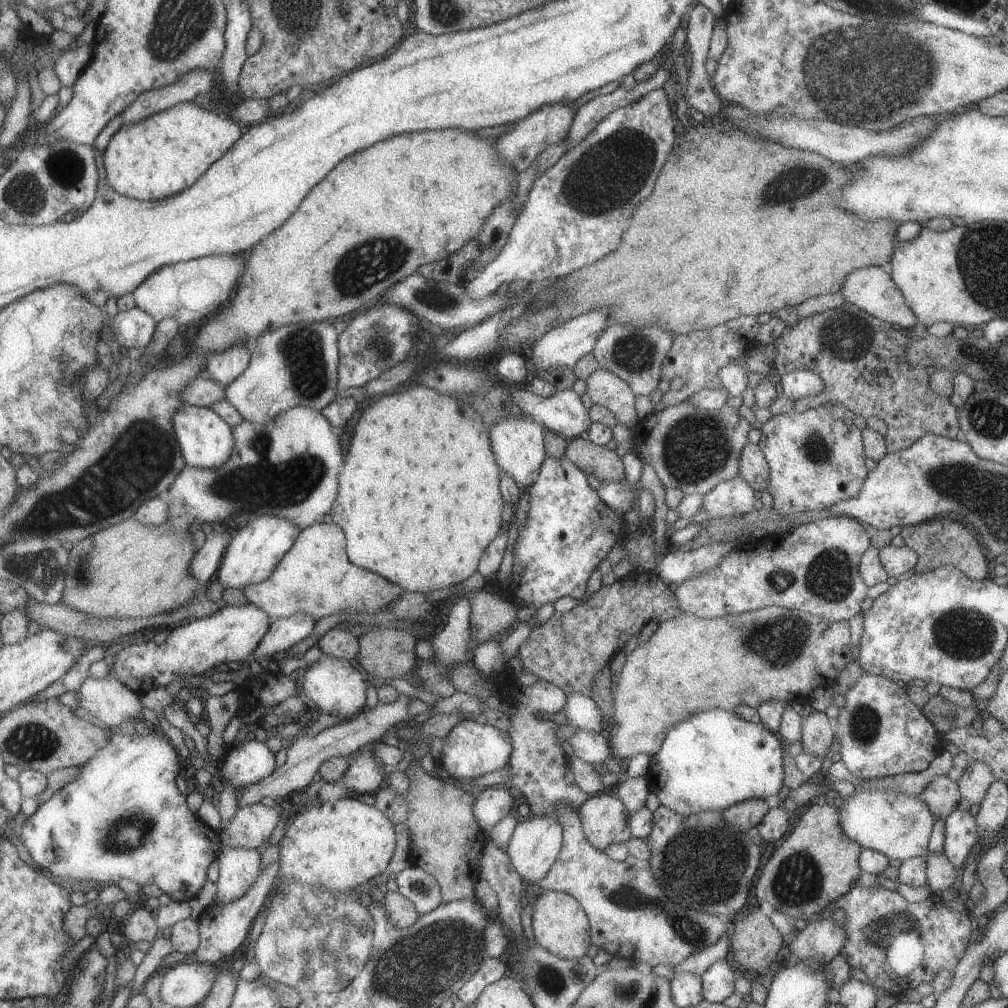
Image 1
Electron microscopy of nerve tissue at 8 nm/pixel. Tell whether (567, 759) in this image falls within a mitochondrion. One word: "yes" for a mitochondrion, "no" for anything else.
no

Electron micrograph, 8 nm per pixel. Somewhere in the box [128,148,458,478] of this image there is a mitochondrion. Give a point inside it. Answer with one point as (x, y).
(360, 268)

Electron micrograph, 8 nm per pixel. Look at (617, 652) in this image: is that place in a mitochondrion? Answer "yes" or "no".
no

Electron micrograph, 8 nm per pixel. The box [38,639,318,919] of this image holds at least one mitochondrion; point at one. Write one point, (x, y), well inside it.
(123, 835)

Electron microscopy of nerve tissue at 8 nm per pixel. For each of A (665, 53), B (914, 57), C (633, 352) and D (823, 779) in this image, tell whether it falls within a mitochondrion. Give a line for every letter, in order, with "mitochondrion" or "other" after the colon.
A: other
B: mitochondrion
C: mitochondrion
D: other

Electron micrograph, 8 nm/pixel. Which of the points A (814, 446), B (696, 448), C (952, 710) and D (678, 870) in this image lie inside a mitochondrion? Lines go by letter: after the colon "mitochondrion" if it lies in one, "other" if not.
A: mitochondrion
B: mitochondrion
C: other
D: mitochondrion

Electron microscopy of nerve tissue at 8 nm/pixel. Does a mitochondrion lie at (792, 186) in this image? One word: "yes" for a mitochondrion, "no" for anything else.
yes

